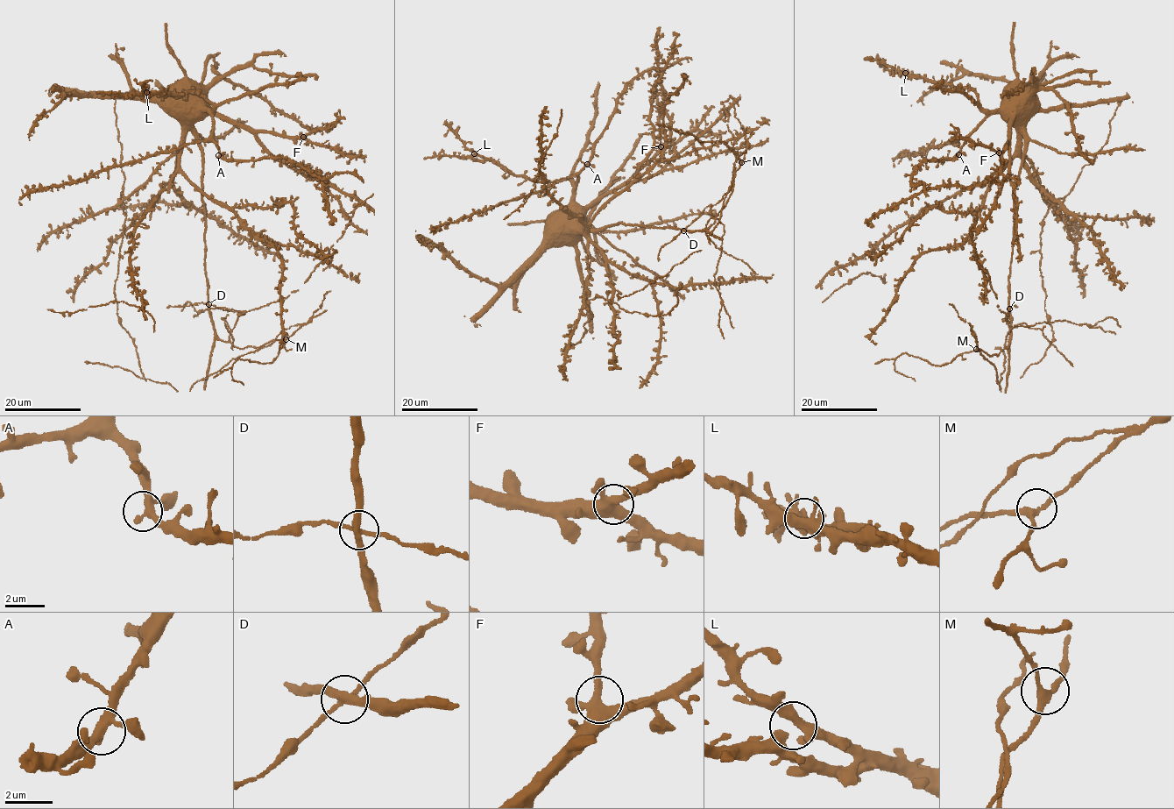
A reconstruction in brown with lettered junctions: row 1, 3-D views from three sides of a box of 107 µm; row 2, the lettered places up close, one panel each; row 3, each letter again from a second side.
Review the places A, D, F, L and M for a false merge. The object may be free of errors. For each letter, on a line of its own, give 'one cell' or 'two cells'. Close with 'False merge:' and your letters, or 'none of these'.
A: one cell
D: two cells
F: one cell
L: one cell
M: one cell
False merge: D

